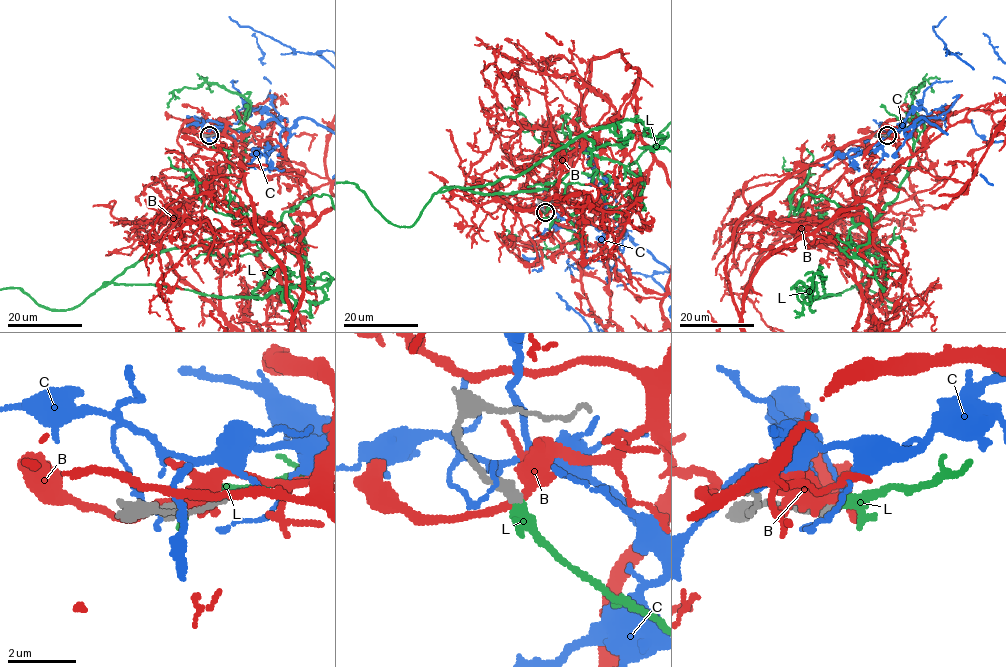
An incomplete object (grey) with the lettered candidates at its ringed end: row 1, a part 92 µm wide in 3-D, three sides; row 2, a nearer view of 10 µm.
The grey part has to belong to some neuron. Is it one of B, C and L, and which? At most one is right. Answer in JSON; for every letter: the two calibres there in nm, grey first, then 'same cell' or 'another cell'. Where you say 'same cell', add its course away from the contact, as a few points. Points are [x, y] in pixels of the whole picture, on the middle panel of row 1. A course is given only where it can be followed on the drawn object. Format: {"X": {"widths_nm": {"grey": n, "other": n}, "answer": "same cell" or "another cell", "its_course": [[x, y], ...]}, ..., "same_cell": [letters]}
{"B": {"widths_nm": {"grey": 380, "other": 280}, "answer": "another cell"}, "C": {"widths_nm": {"grey": 400, "other": 150}, "answer": "another cell"}, "L": {"widths_nm": {"grey": 380, "other": 440}, "answer": "same cell"}, "same_cell": ["L"]}

